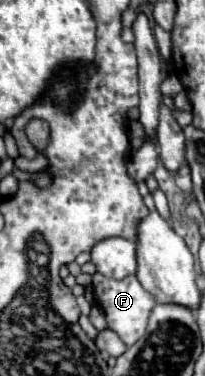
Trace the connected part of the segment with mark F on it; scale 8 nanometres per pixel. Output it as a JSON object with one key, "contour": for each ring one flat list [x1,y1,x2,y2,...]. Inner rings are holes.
{"contour":[[93,273,91,285,95,289,95,301,99,303,99,307,107,317,107,327,113,329,127,347,137,343,145,333,147,317,155,305,155,297,137,281,135,275,127,275,125,279,109,279,103,277,101,273]]}

